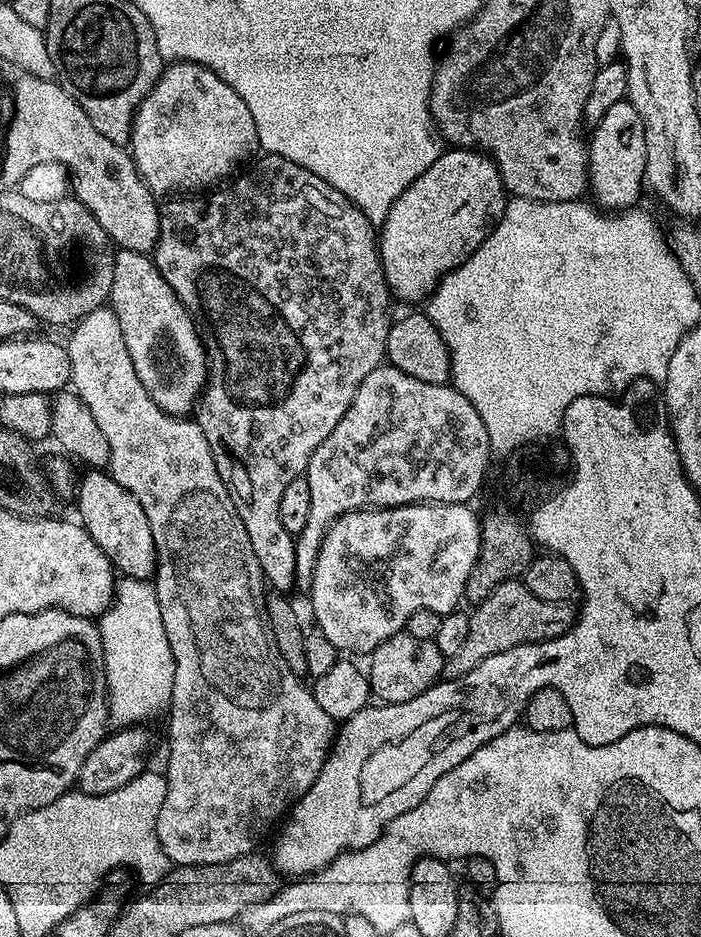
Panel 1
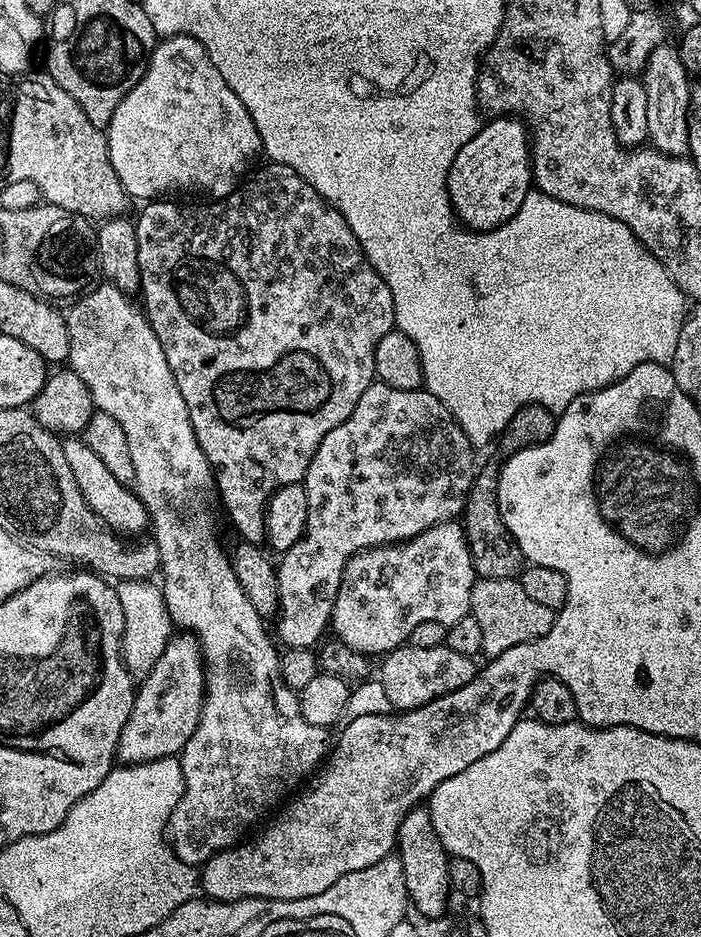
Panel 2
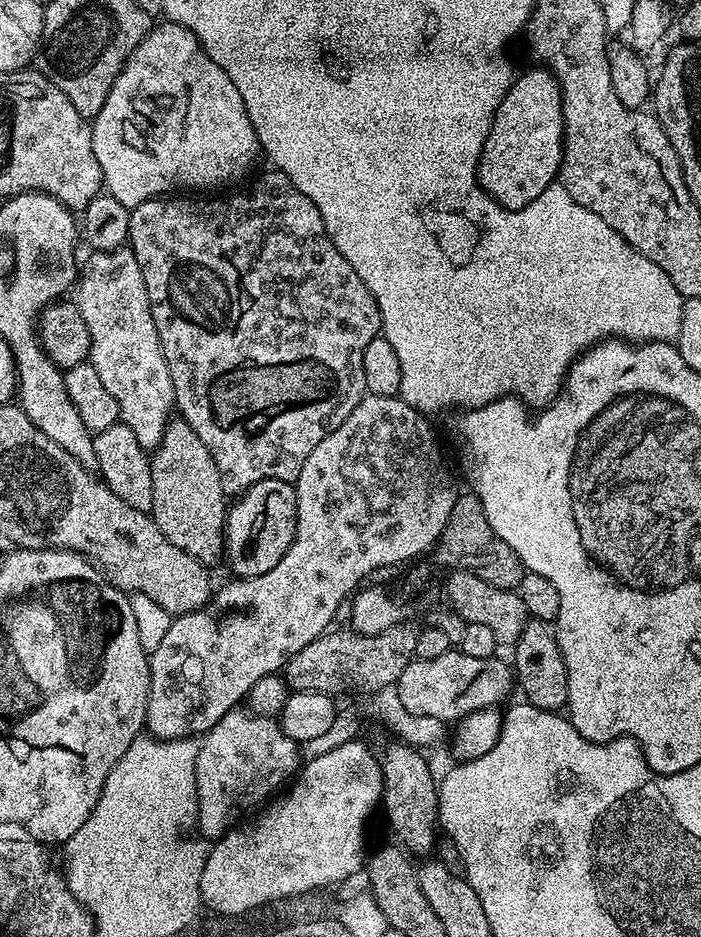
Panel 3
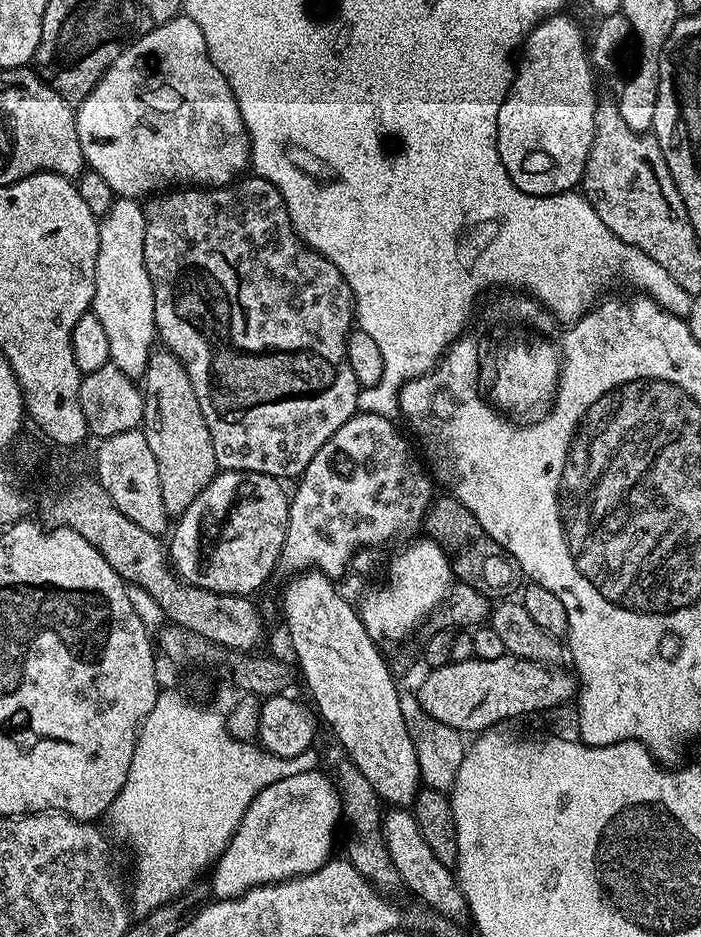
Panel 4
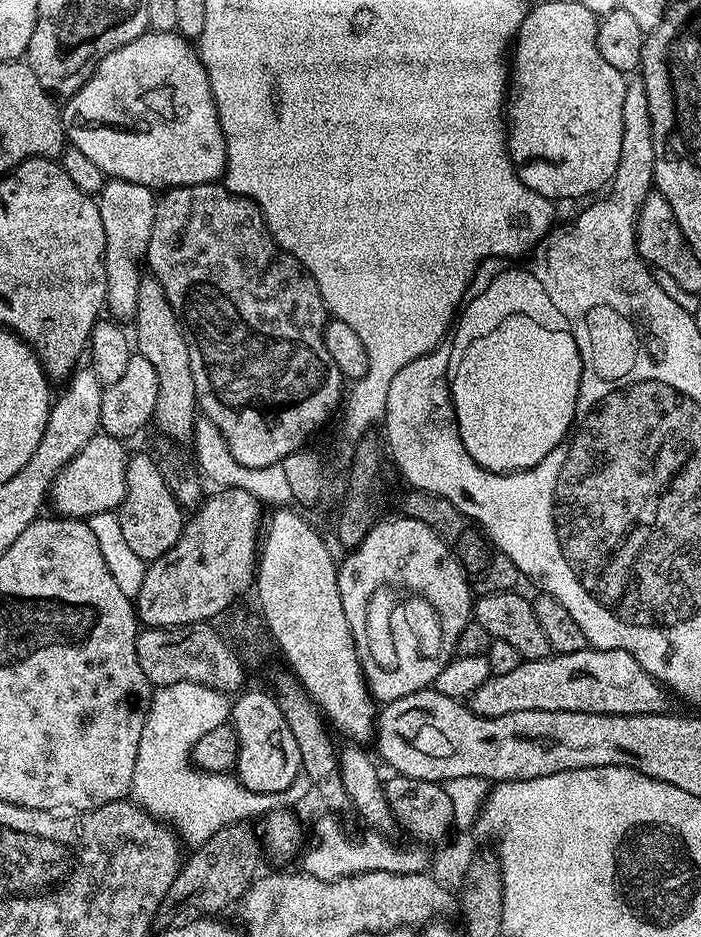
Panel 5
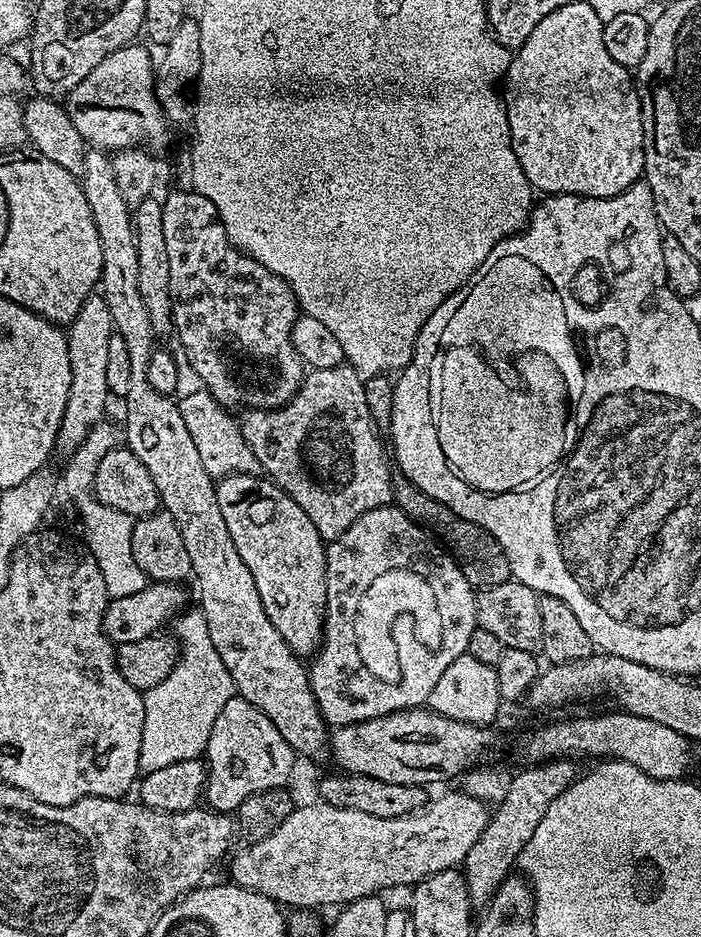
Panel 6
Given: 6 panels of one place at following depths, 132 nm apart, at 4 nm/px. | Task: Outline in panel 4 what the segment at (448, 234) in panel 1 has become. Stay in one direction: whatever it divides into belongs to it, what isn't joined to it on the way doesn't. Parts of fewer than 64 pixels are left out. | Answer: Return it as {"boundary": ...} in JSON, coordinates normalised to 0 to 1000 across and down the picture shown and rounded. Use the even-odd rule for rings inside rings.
{"boundary":[[[795,15],[792,17],[783,17],[780,21],[772,21],[769,26],[765,27],[763,30],[759,31],[757,34],[753,35],[748,41],[748,46],[745,48],[745,57],[748,55],[748,61],[740,61],[739,64],[739,76],[732,80],[730,91],[728,92],[728,96],[722,100],[722,105],[716,109],[716,117],[710,117],[710,147],[708,148],[708,155],[710,156],[710,164],[713,165],[713,172],[716,173],[716,177],[722,177],[722,186],[726,190],[733,194],[733,199],[739,199],[739,203],[745,203],[750,207],[756,207],[757,209],[795,209],[796,207],[802,207],[803,205],[815,205],[817,202],[823,200],[832,193],[833,182],[836,181],[836,173],[839,172],[839,165],[842,164],[842,156],[847,152],[847,139],[850,138],[850,112],[853,110],[853,104],[850,104],[850,81],[845,78],[845,73],[847,74],[847,65],[842,59],[840,48],[836,46],[836,38],[833,43],[833,34],[826,30],[825,27],[820,26],[819,22],[815,21],[813,18],[805,17],[806,15]]]}

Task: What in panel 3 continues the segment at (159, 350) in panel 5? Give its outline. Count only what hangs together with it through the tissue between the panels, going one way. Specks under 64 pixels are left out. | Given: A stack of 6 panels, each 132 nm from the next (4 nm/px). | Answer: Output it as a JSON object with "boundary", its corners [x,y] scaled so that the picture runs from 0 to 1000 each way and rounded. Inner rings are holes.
{"boundary":[[[241,447],[231,472],[215,483],[214,490],[214,510],[220,510],[220,536],[214,550],[225,566],[231,566],[254,587],[265,587],[265,591],[285,602],[304,604],[312,598],[315,601],[325,542],[311,497],[305,497],[305,489],[300,489],[300,480],[294,480],[288,467],[271,459],[262,447]]]}

